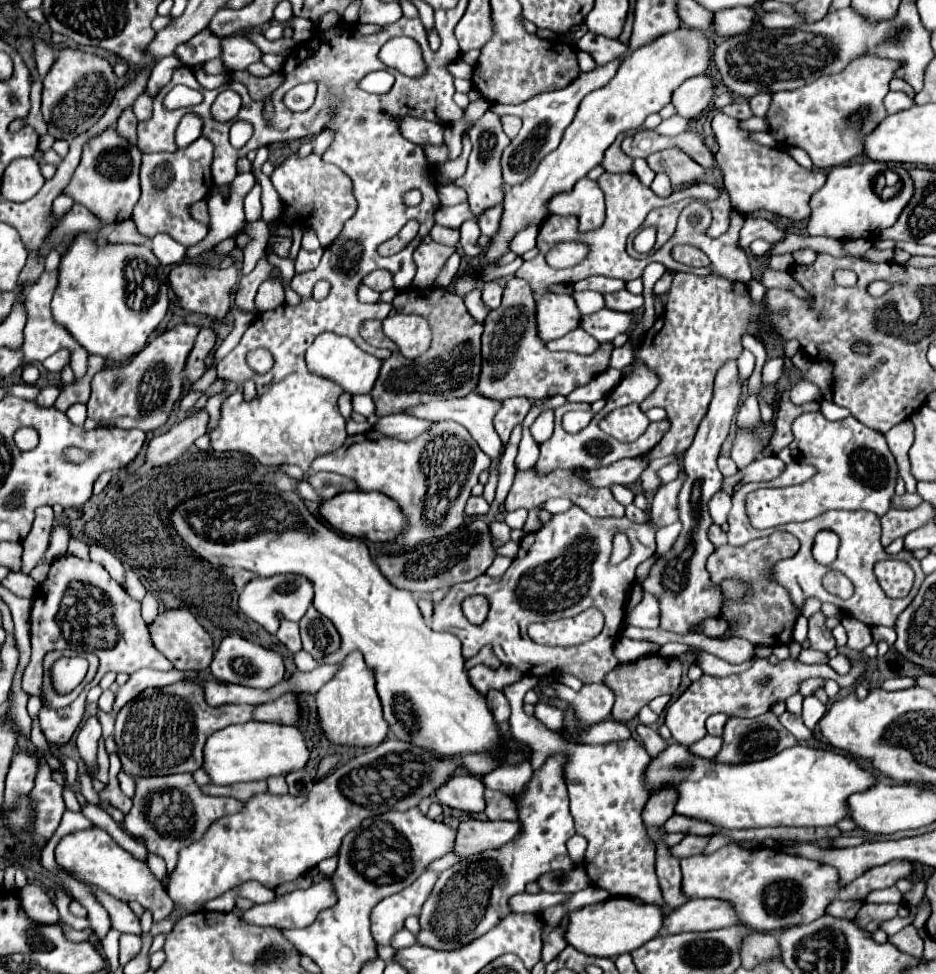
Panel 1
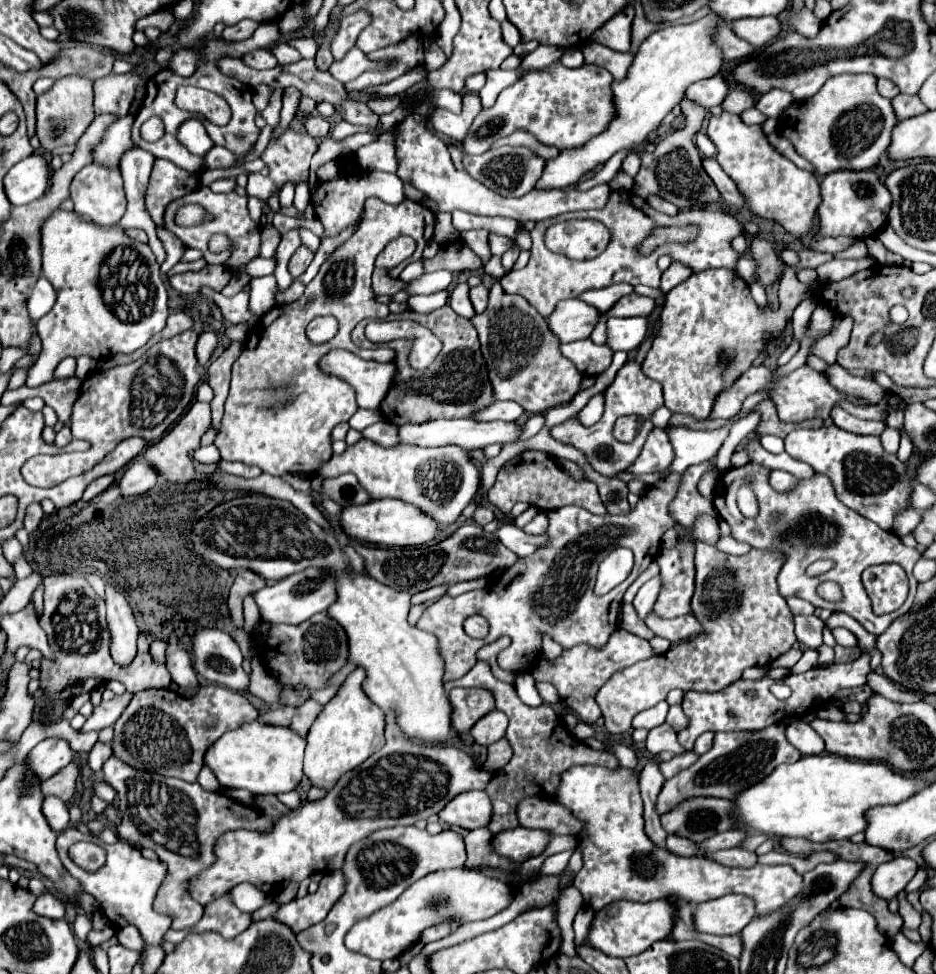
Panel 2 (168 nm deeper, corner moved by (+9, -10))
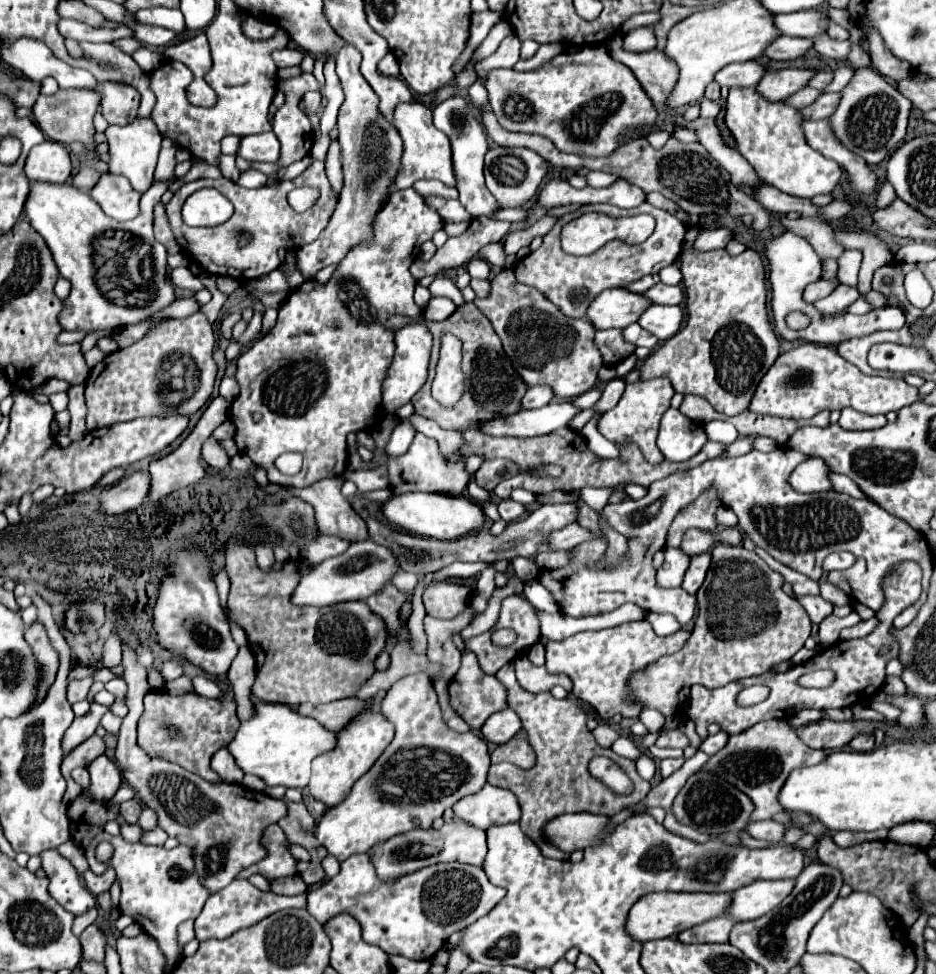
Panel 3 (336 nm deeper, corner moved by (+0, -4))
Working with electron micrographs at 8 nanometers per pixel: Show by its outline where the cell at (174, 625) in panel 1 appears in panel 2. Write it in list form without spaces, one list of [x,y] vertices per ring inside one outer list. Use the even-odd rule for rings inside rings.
[[[169,644],[167,648],[167,670],[171,672],[173,682],[177,682],[181,688],[199,688],[197,674],[191,666],[191,656],[179,644]]]

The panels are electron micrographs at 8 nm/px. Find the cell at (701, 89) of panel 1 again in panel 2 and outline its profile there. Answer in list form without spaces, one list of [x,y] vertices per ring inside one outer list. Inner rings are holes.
[[[713,76],[713,78],[691,84],[685,98],[691,98],[705,108],[713,108],[721,104],[727,94],[729,94],[729,82],[723,76]]]

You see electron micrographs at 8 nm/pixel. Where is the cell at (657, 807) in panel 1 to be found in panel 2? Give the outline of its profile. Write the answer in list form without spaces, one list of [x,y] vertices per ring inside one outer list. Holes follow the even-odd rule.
[[[783,722],[771,724],[755,732],[715,732],[713,748],[703,756],[699,756],[699,760],[693,766],[689,766],[687,770],[679,772],[677,776],[669,778],[663,784],[663,790],[657,798],[657,810],[659,814],[669,812],[679,802],[691,796],[715,796],[715,798],[733,800],[737,792],[743,792],[743,788],[749,788],[761,782],[779,764],[791,764],[791,762],[797,762],[799,758],[801,758],[801,752],[793,748],[785,738]]]

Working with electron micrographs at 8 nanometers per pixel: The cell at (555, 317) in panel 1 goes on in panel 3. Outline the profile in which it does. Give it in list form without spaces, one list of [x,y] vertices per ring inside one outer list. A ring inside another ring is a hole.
[[[612,288],[600,292],[586,310],[586,320],[594,326],[594,330],[608,328],[626,328],[628,324],[638,320],[638,314],[646,310],[650,302],[642,298],[642,294],[632,294],[624,288]]]

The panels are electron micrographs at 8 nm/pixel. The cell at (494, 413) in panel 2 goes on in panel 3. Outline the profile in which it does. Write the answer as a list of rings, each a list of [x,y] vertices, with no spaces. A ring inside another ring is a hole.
[[[534,386],[534,388],[526,390],[526,394],[522,396],[520,404],[522,404],[522,408],[542,408],[552,398],[554,398],[554,394],[550,394],[548,386]]]

